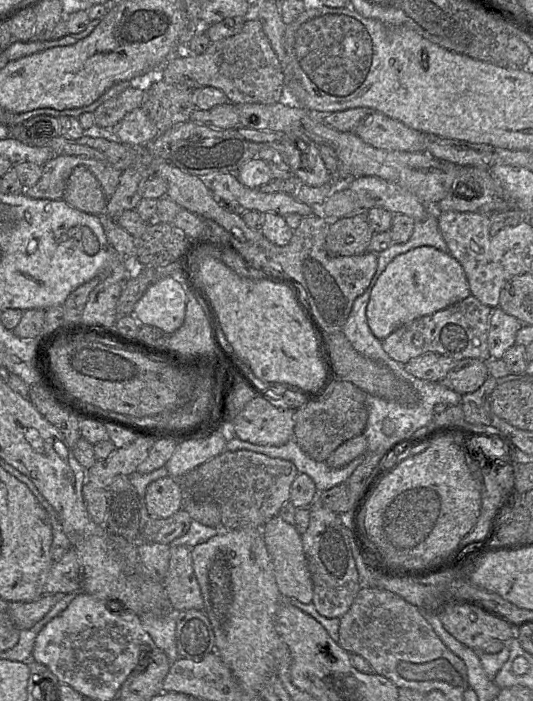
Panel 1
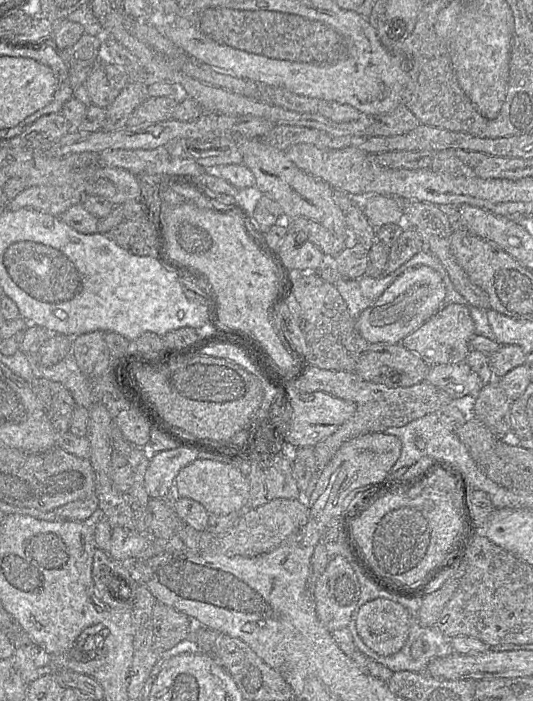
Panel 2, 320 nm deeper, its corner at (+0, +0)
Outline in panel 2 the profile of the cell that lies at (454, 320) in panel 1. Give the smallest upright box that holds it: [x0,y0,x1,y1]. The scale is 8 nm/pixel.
[400,303,475,367]

